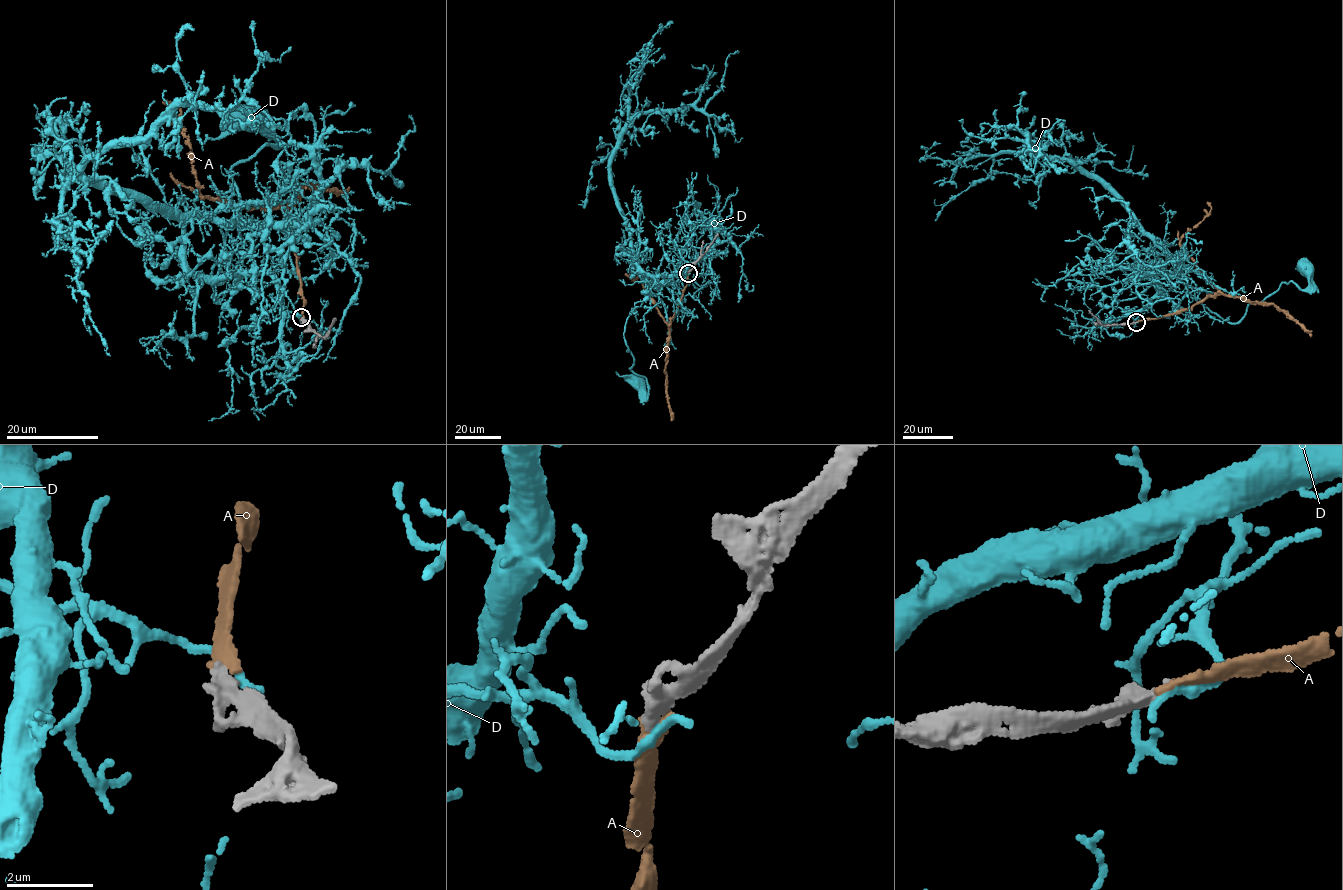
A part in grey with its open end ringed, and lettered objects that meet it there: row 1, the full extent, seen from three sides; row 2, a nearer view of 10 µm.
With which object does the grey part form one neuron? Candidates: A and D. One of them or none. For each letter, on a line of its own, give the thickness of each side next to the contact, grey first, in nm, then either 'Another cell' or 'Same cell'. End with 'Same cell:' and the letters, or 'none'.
A: Thickness 280 nm (grey) against 280 nm. Same cell
D: Thickness 240 nm (grey) against 280 nm. Another cell
Same cell: A

